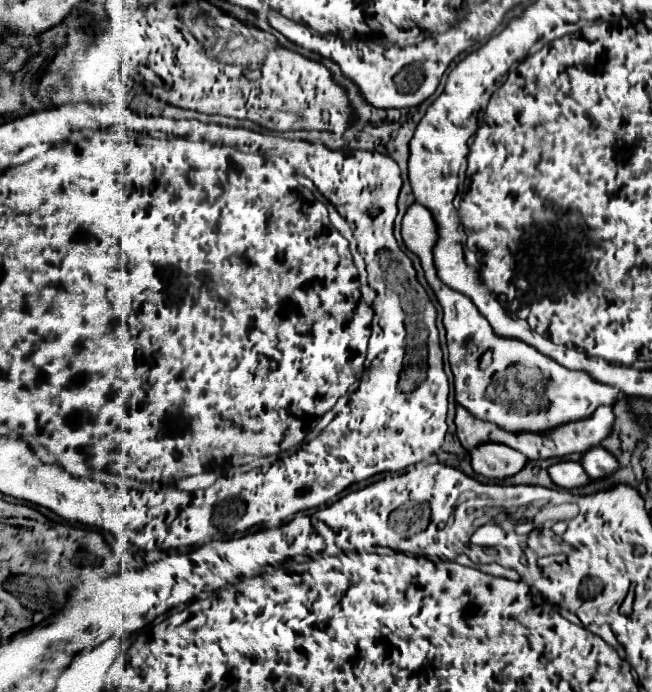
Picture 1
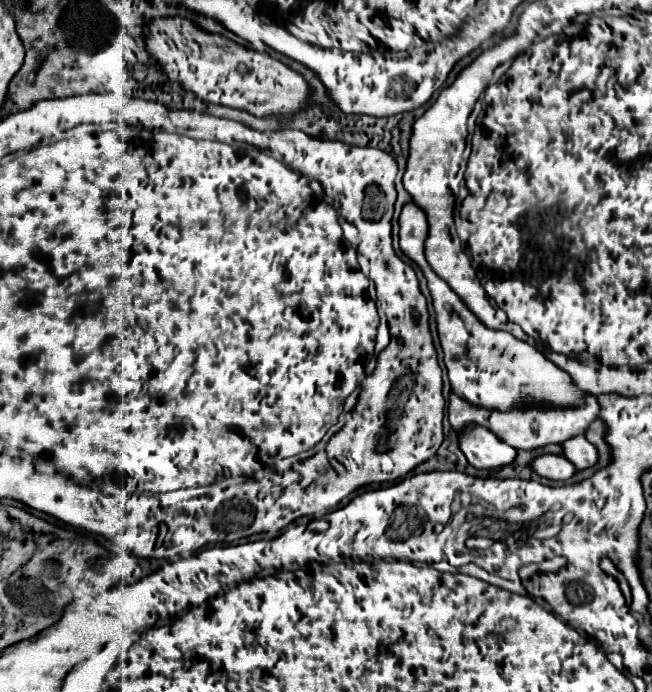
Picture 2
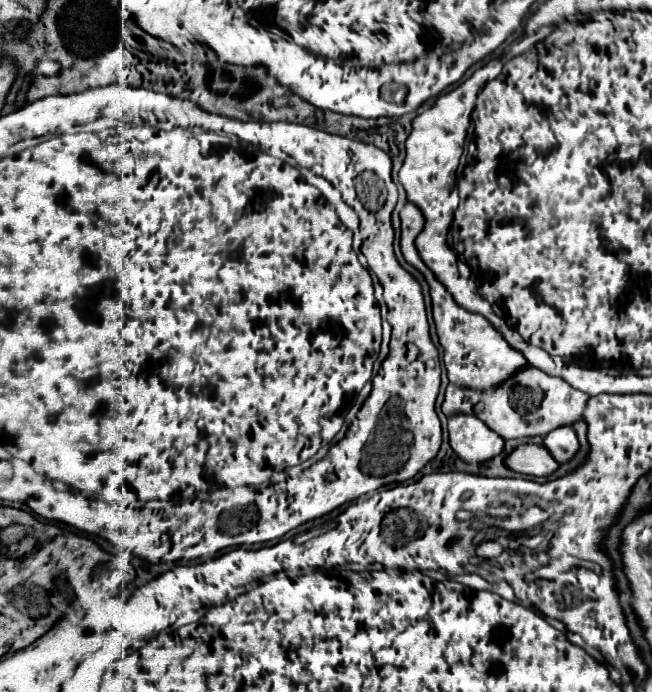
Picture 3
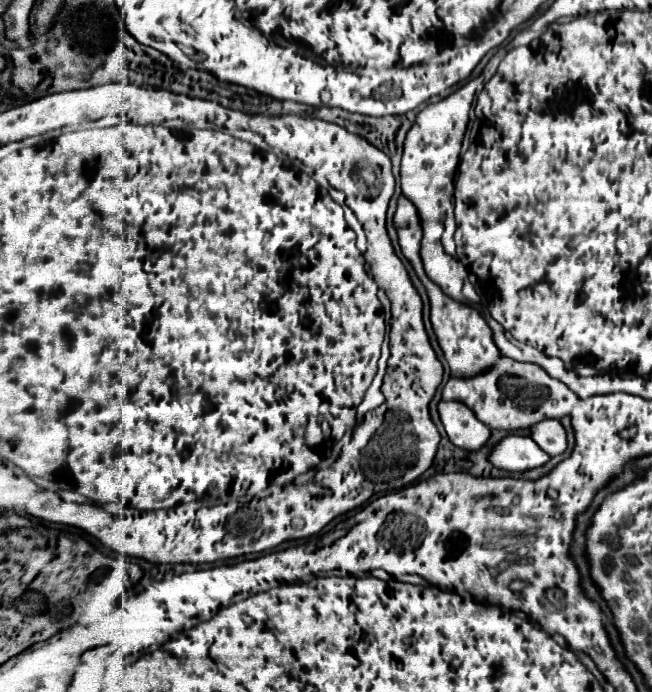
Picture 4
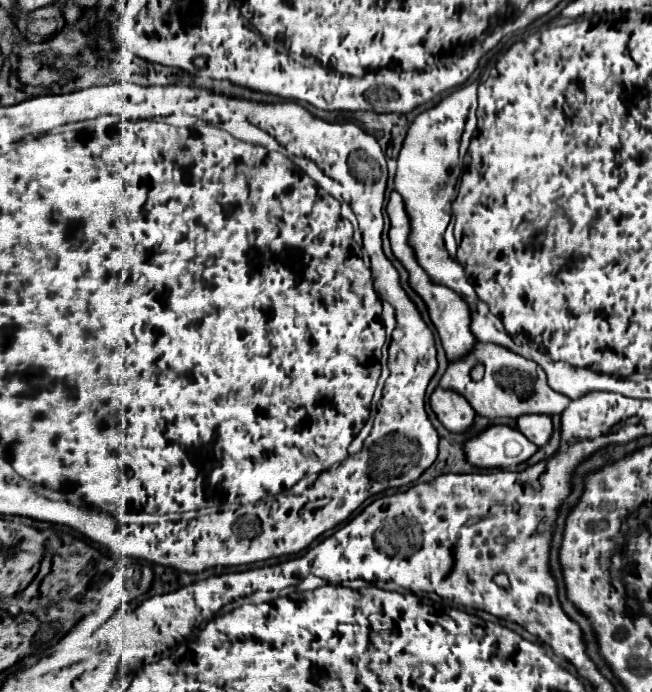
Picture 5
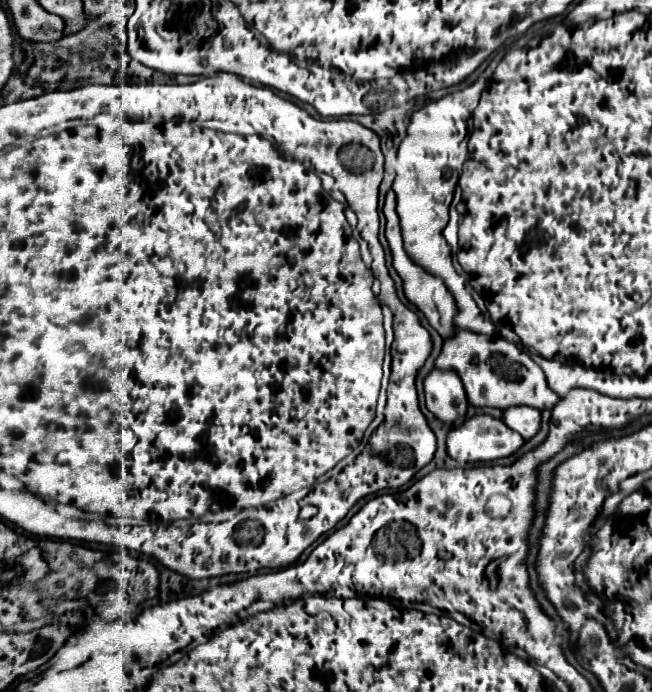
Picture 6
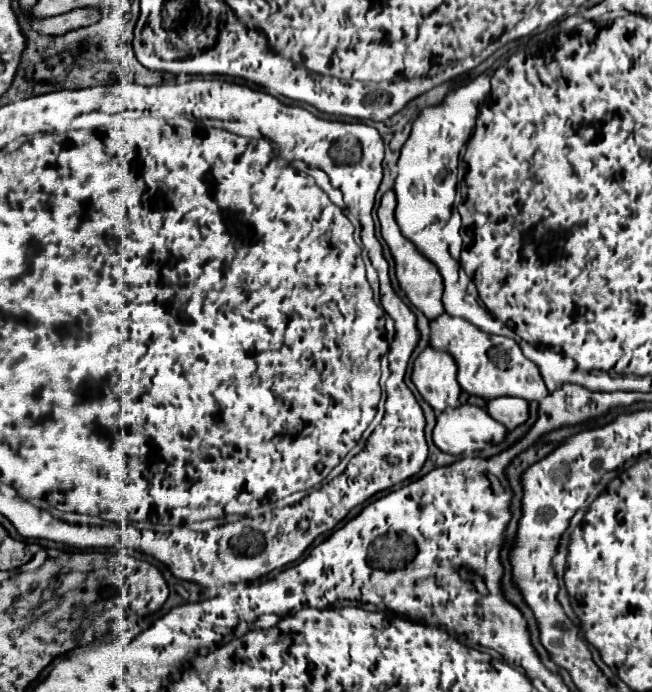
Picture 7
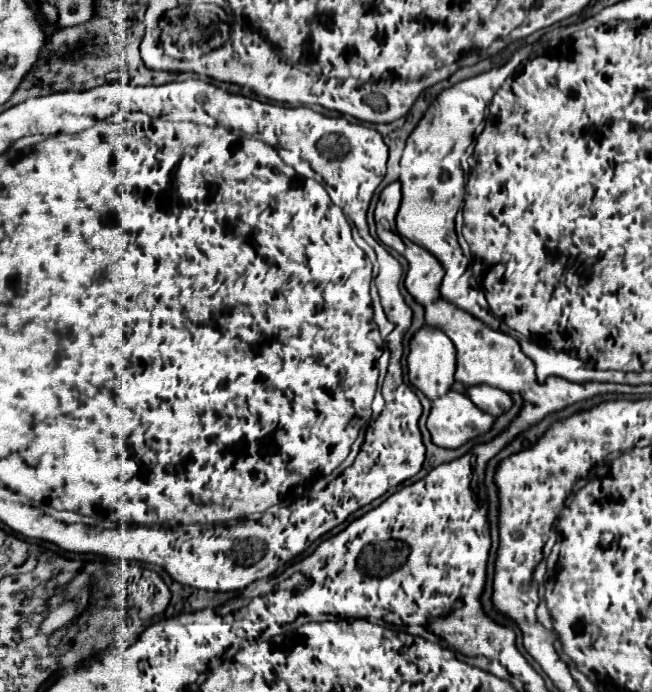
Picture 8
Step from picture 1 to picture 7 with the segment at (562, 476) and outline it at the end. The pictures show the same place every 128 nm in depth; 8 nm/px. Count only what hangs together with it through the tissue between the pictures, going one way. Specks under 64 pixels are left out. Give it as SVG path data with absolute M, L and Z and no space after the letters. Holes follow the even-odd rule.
M456 406L456 408L448 408L446 412L438 414L438 422L434 428L434 444L452 456L466 456L472 452L480 452L484 448L488 448L490 444L500 444L504 442L508 436L508 430L494 420L486 410L478 408L478 406Z

